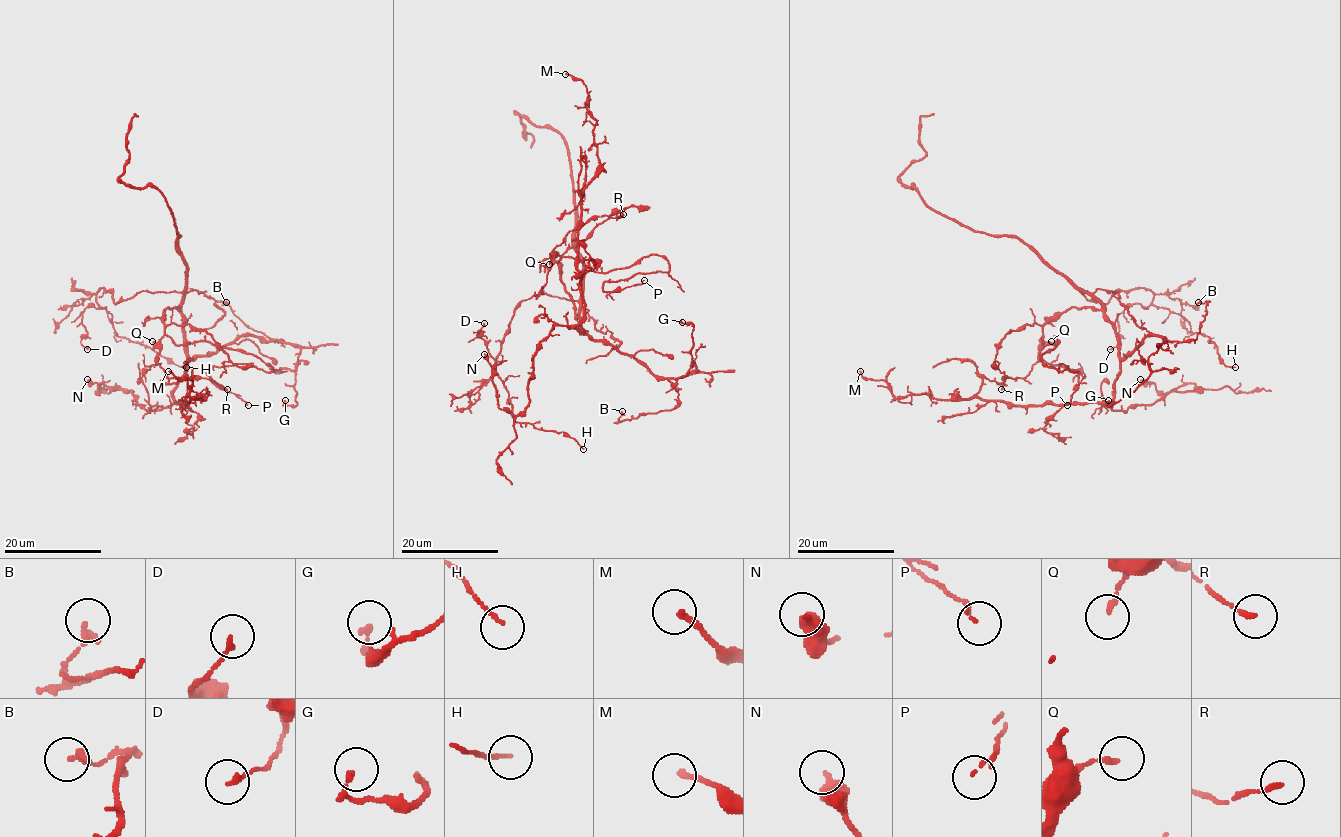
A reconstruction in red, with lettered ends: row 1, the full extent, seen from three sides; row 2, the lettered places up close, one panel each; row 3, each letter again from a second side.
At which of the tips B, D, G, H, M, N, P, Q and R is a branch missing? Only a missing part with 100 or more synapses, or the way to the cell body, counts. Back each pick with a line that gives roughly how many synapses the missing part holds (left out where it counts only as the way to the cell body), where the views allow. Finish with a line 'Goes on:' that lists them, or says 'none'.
Goes on: none

